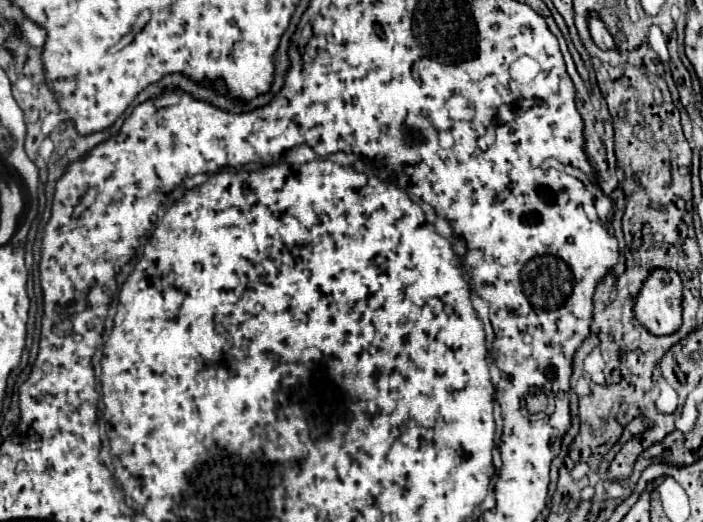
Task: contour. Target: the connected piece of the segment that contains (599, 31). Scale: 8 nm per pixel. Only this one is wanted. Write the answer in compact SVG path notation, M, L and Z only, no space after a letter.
M590 17L588 25L590 25L590 35L592 35L594 43L596 43L600 49L604 49L604 51L616 49L616 43L614 43L612 35L608 33L608 29L604 27L604 23L602 23L598 17Z

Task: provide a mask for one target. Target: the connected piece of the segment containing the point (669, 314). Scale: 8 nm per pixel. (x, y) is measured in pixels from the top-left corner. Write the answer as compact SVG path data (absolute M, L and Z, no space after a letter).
M656 269L640 289L634 317L652 335L672 335L682 325L682 281L676 271Z

